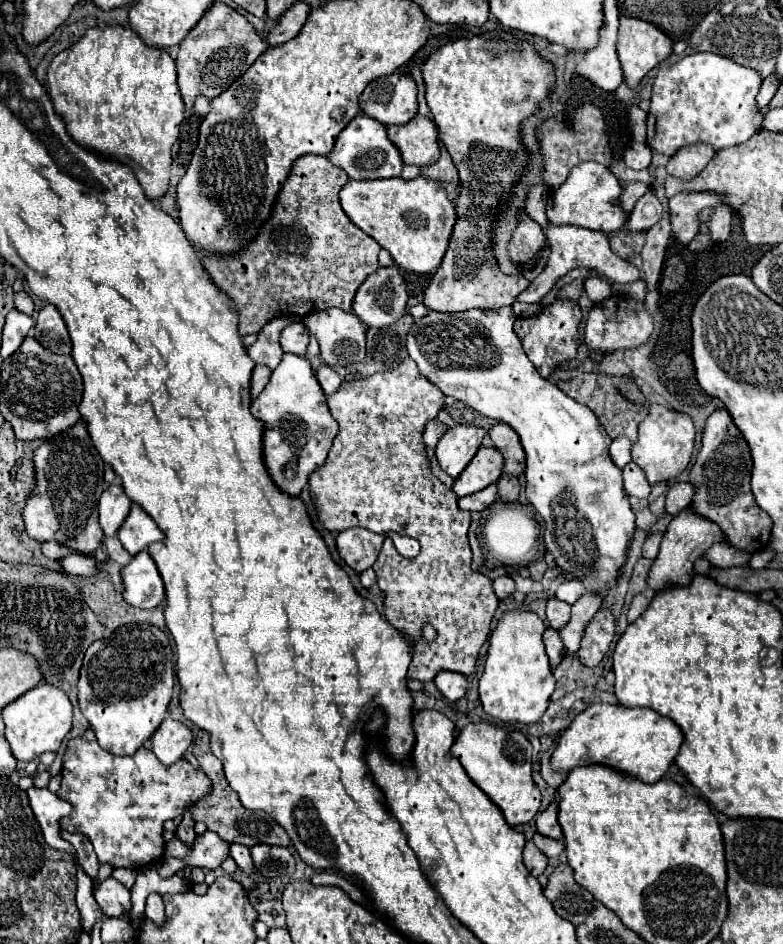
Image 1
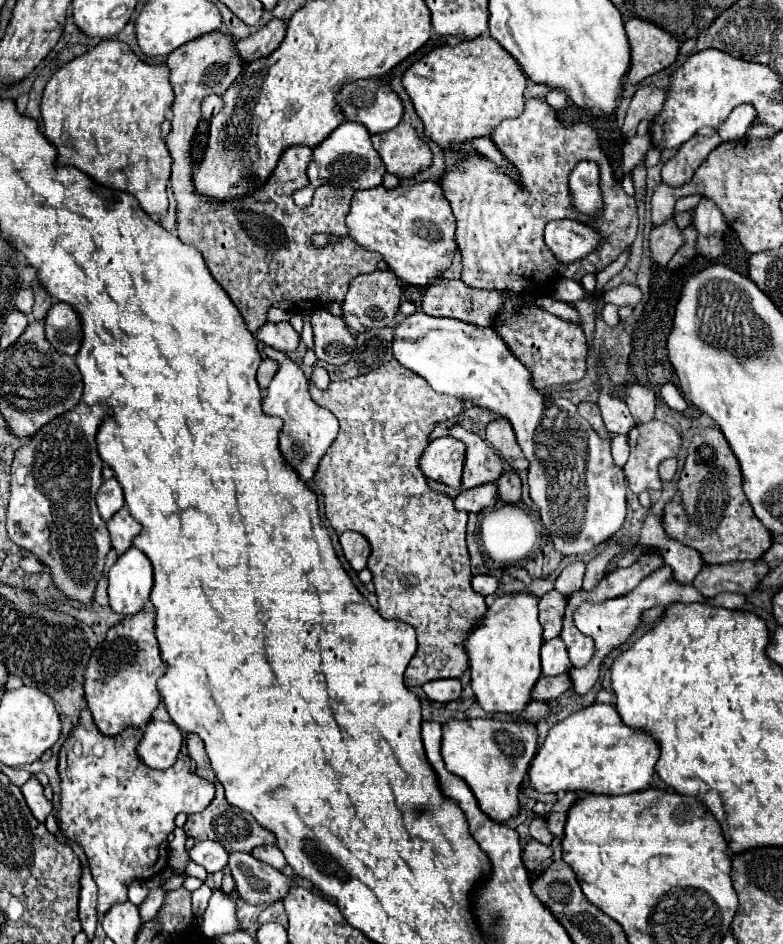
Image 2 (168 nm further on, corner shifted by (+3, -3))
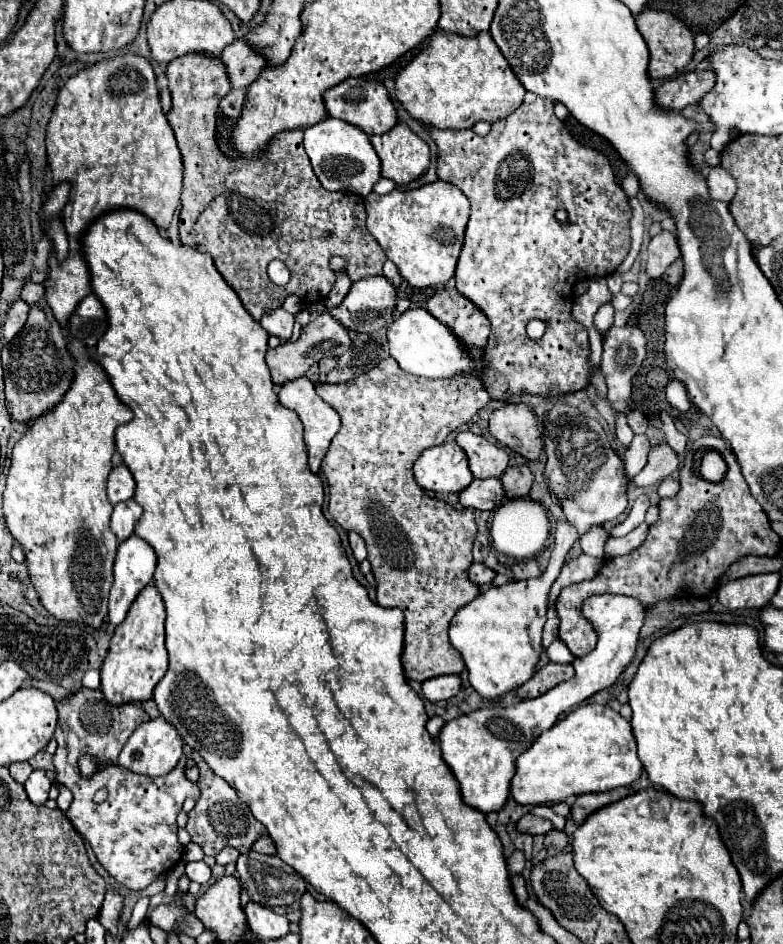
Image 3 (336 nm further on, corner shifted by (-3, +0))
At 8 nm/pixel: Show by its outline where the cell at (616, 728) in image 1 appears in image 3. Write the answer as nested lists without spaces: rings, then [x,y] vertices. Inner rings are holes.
[[[581,705],[551,729],[543,731],[535,743],[515,759],[515,779],[511,779],[511,797],[519,805],[549,805],[565,801],[567,797],[577,797],[583,793],[603,793],[617,789],[621,785],[631,785],[639,779],[643,765],[637,757],[637,745],[629,721],[625,721],[609,705]]]

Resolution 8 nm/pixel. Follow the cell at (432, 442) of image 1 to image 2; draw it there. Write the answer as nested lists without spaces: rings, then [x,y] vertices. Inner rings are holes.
[[[449,426],[449,436],[459,438],[467,444],[465,452],[465,468],[463,468],[463,482],[461,490],[469,490],[487,482],[495,482],[503,472],[501,456],[487,446],[477,434],[463,430],[461,426]]]

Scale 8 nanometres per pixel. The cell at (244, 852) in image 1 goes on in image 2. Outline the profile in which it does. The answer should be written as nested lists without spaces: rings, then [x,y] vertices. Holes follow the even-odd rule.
[[[247,852],[229,854],[229,870],[235,878],[239,896],[253,906],[283,900],[291,886],[283,872],[255,860]]]

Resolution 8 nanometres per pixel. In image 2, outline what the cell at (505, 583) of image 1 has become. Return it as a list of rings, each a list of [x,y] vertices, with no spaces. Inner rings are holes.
[[[475,576],[473,582],[471,582],[471,586],[473,586],[479,594],[483,594],[483,596],[491,596],[491,594],[497,592],[499,582],[497,582],[497,578],[493,578],[493,576]]]

